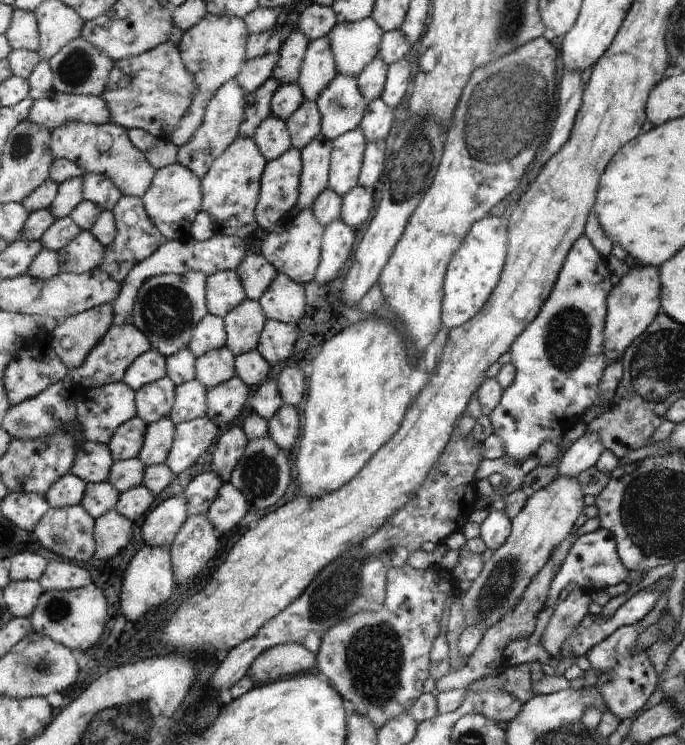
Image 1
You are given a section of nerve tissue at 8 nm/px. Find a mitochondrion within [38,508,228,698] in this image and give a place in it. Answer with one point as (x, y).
(58, 609)

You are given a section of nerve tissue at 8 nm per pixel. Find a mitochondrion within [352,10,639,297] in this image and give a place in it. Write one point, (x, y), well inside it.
(508, 107)

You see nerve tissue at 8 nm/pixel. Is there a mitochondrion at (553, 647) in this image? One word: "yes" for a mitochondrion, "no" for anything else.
no

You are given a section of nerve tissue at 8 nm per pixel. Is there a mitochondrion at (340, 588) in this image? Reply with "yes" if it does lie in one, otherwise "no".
yes

